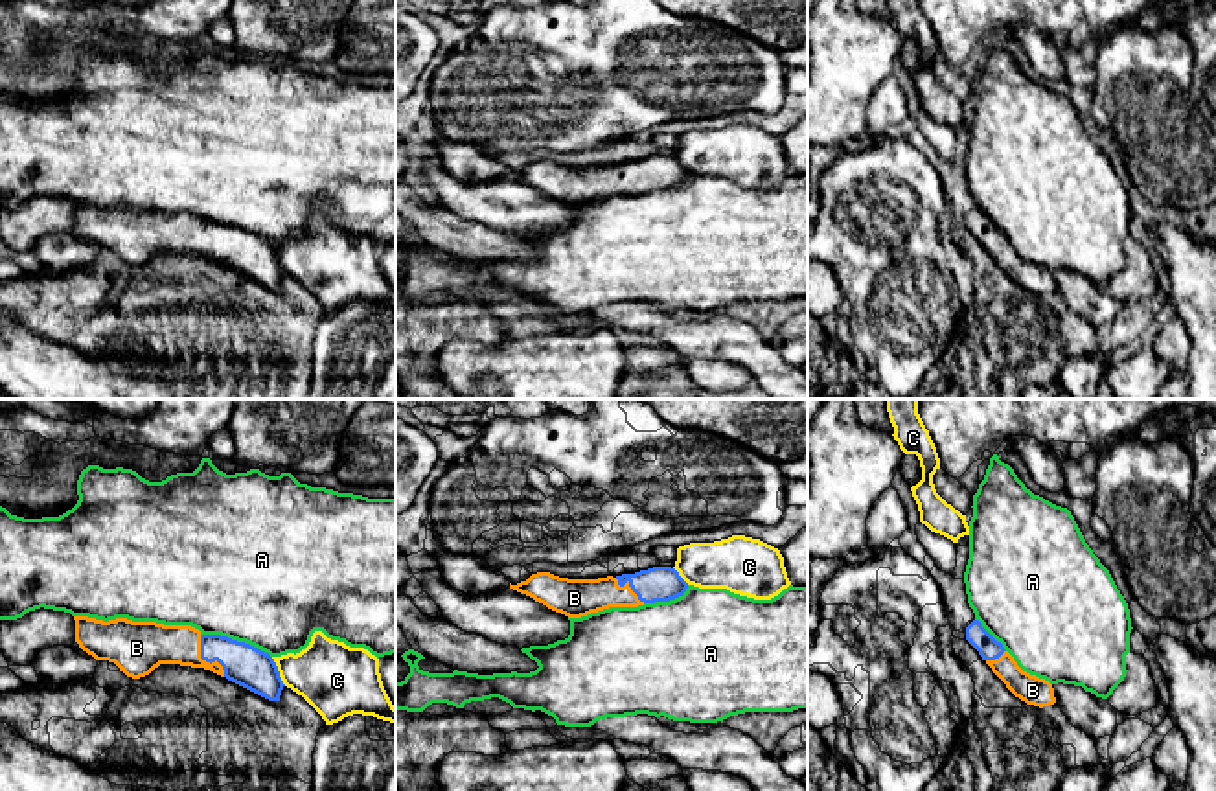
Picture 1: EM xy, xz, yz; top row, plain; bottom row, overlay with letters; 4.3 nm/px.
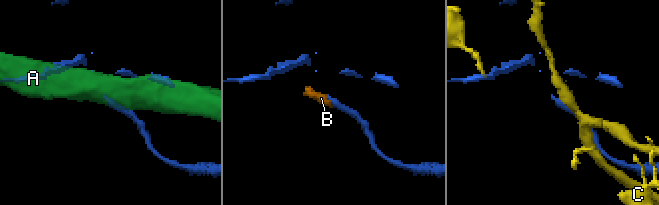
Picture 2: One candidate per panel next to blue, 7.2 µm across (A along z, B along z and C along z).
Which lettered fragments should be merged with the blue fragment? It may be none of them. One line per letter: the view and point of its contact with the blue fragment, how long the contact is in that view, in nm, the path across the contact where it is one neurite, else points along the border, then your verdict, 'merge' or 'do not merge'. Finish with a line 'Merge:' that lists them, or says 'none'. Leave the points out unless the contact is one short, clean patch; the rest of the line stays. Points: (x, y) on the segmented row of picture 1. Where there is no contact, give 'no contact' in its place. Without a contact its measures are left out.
A: xy (236, 641) | 320 nm | do not merge
B: xy (205, 659) | 220 nm | across xy (243, 664), (232, 659), (205, 659), (184, 644), (149, 644) | merge
C: xy (278, 672) | 140 nm | do not merge
Merge: B

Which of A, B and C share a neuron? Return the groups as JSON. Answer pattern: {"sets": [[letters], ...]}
{"sets": [["A"], ["B"], ["C"]]}

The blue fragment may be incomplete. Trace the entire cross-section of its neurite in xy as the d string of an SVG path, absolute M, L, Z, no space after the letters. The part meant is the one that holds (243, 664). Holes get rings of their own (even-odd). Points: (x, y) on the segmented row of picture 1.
M127 618L74 620L79 648L96 660L114 662L132 679L149 675L160 664L180 664L210 670L269 701L280 701L285 686L269 653L228 636L202 635L191 625Z

